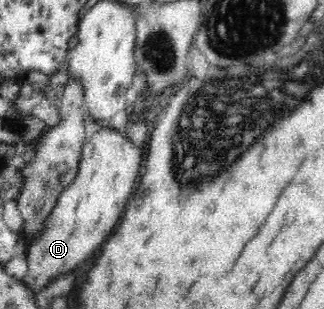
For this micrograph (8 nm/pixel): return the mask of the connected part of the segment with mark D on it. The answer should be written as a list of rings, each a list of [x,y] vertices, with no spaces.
[[[103,124],[100,132],[86,138],[78,162],[76,177],[62,190],[58,202],[44,220],[39,236],[26,245],[28,271],[21,281],[38,292],[62,273],[90,264],[94,251],[116,227],[130,201],[142,161],[142,149],[134,146],[126,131],[112,129]]]

